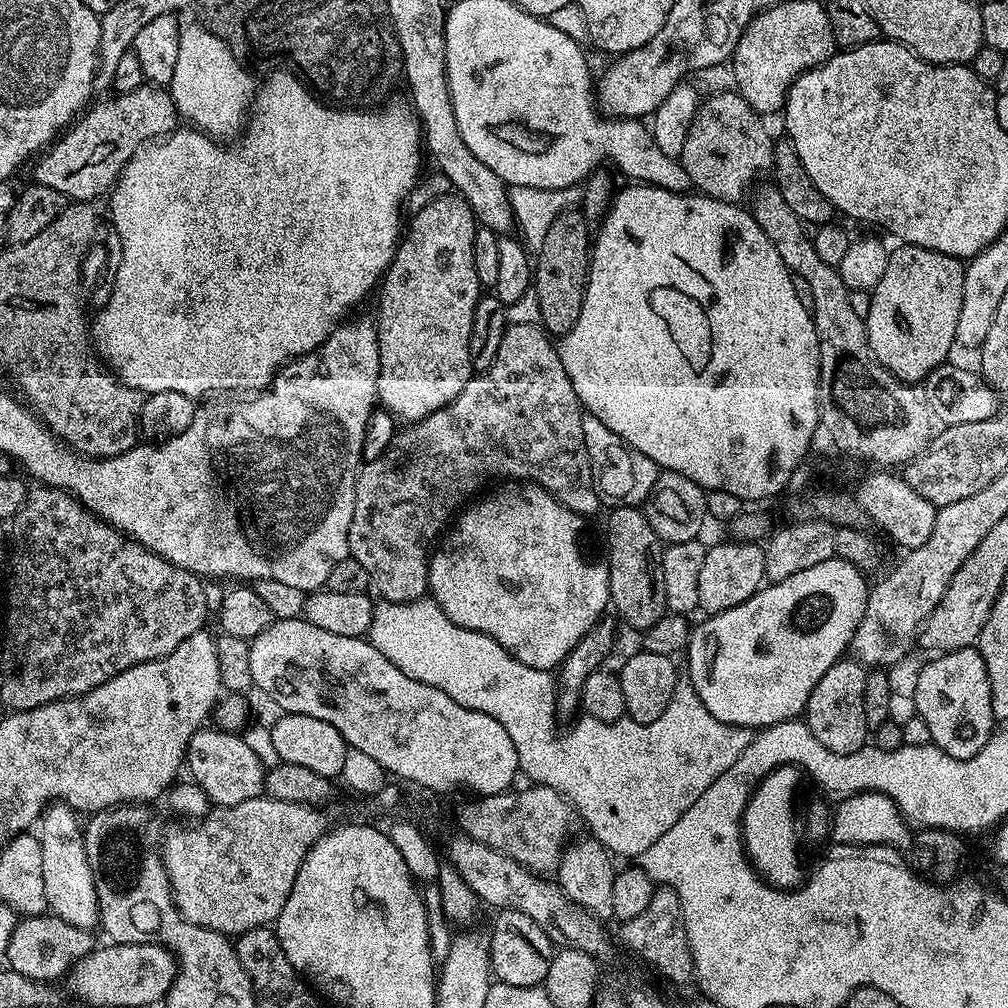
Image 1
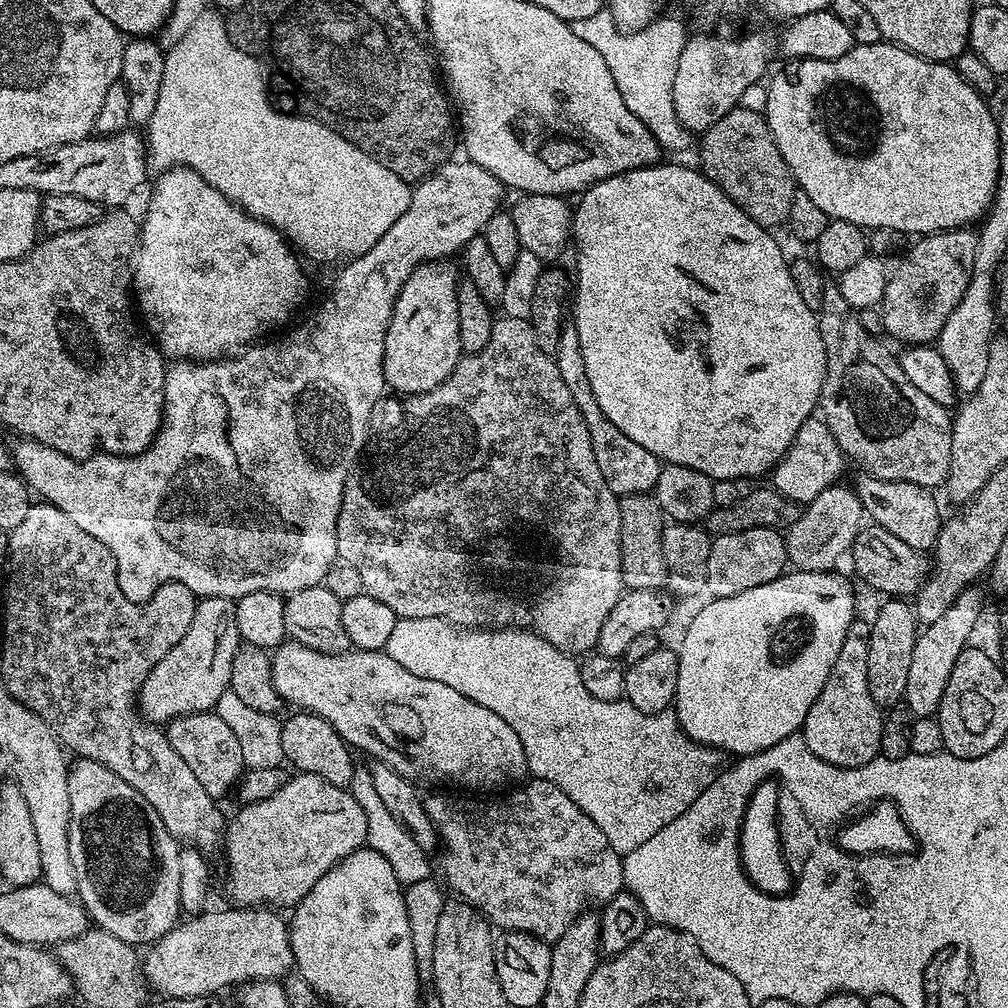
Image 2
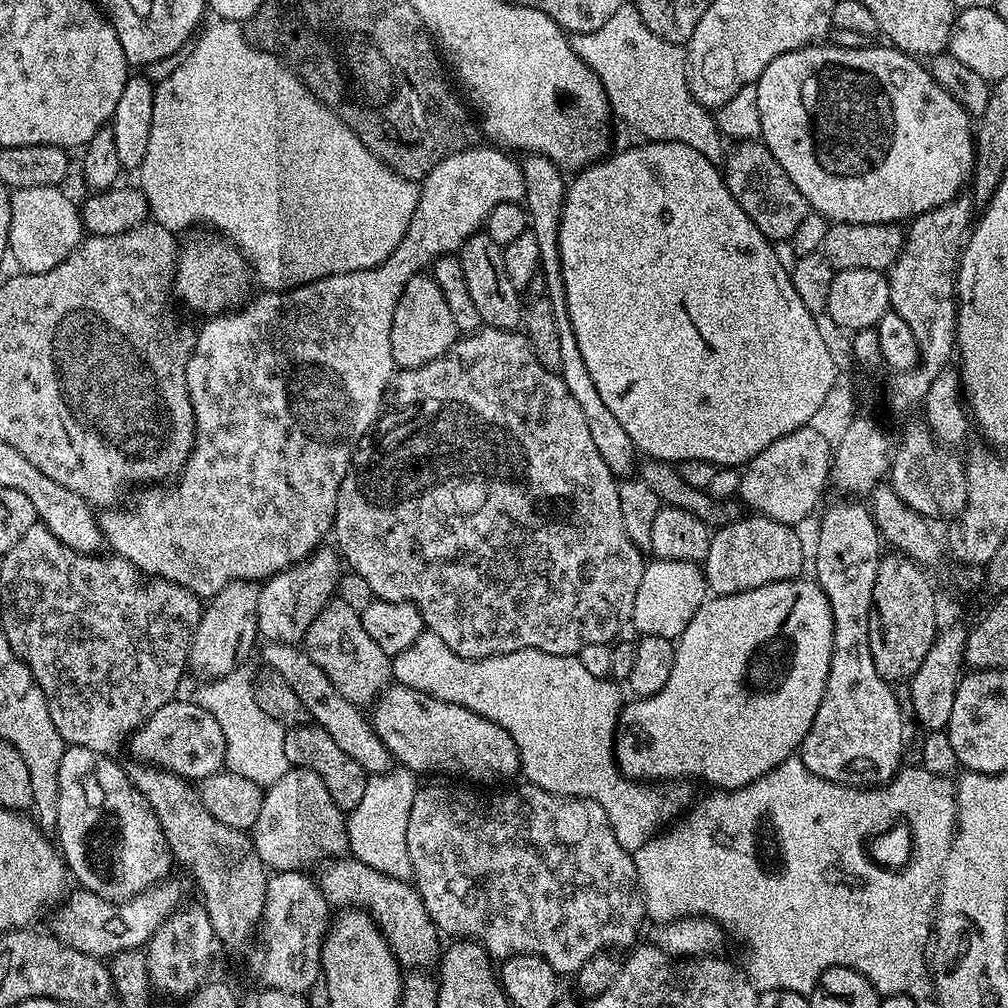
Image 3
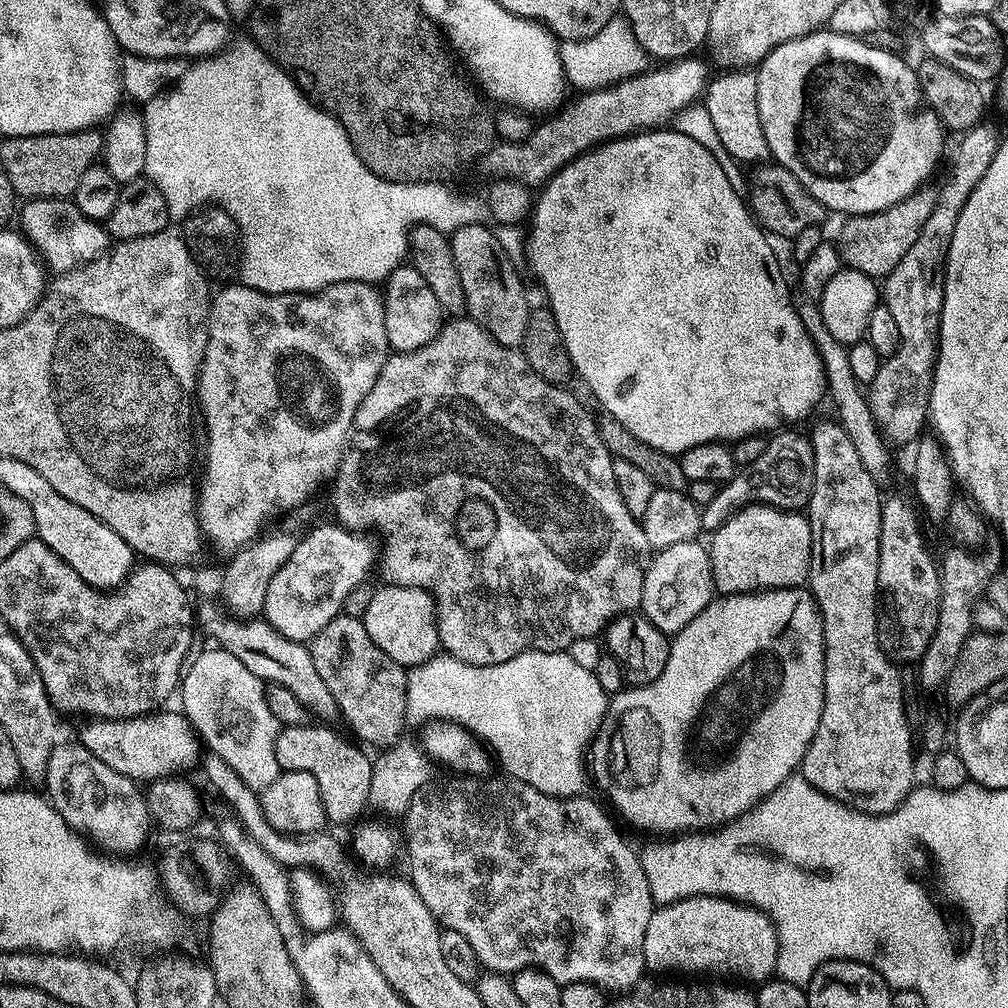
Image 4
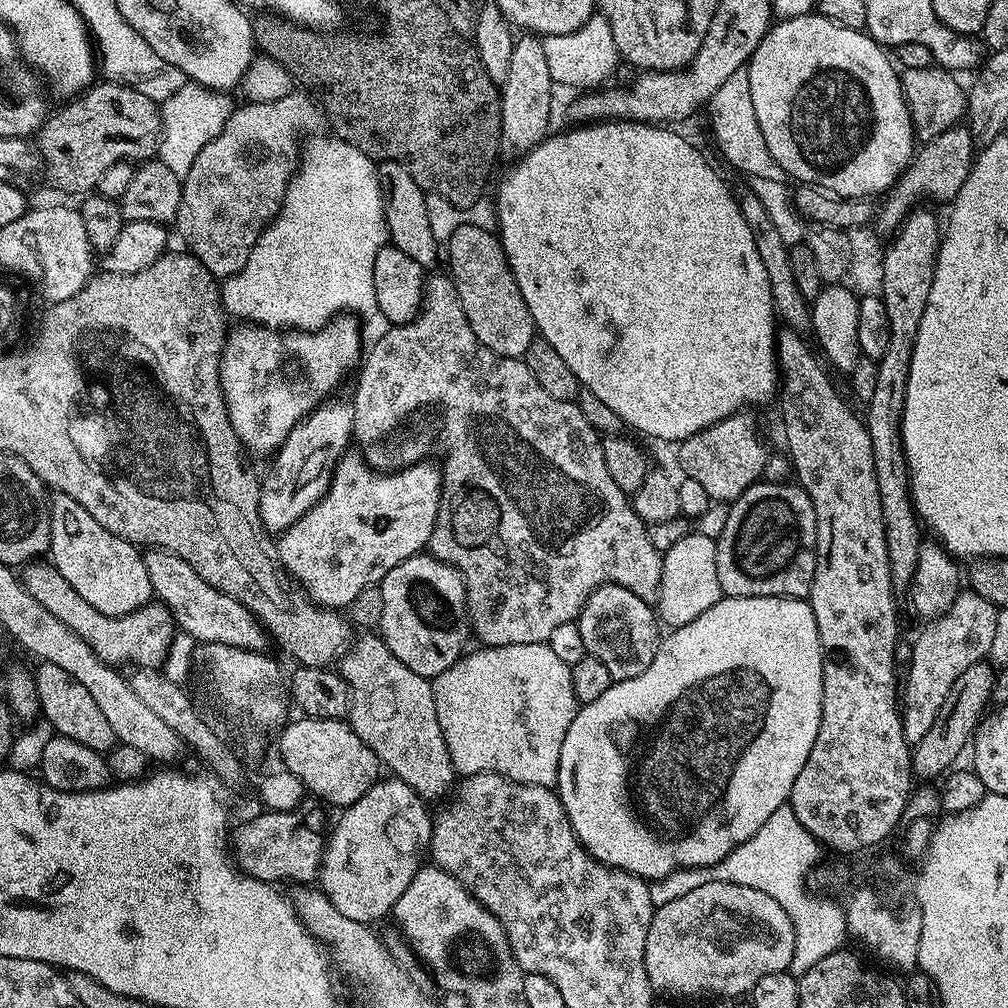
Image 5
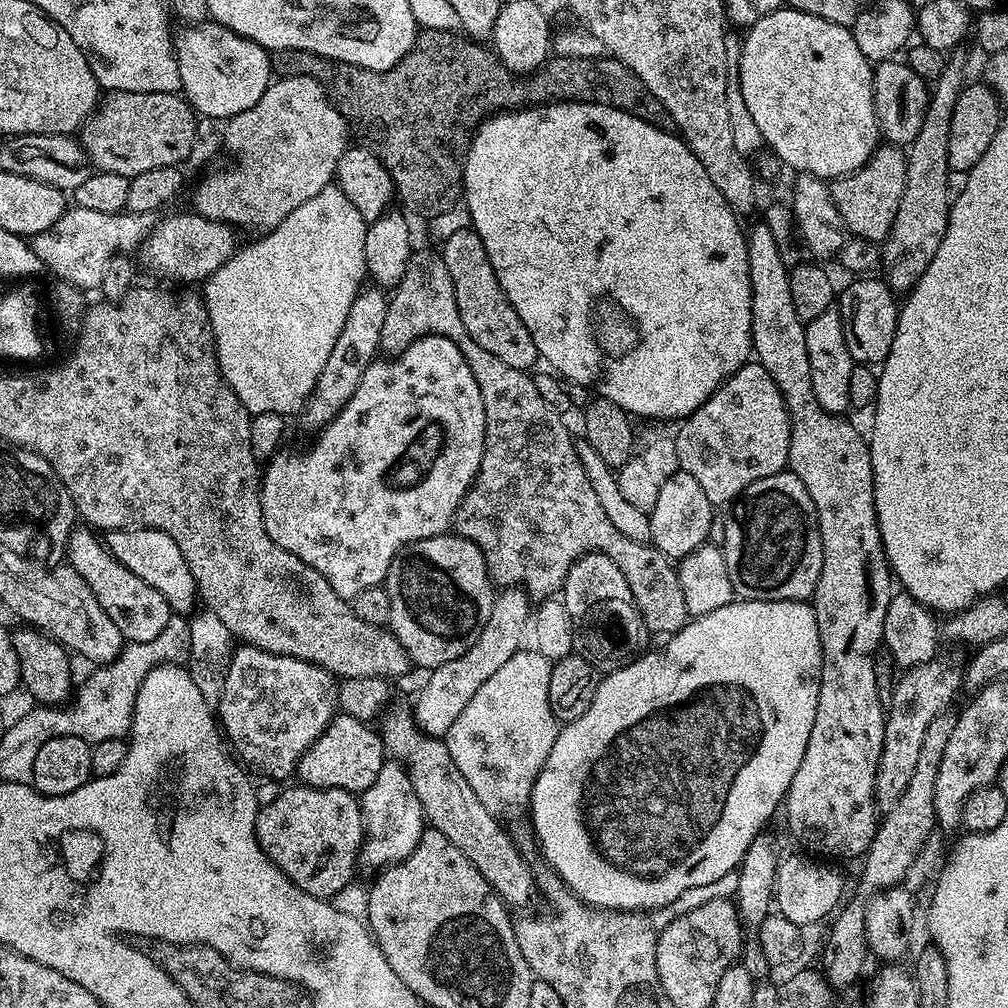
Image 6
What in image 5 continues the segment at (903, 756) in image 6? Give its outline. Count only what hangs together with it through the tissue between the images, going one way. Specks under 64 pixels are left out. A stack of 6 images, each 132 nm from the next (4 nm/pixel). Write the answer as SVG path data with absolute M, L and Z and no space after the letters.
M971 590L961 591L960 595L944 615L935 617L932 624L916 640L912 648L912 661L908 664L908 681L902 684L902 719L904 736L909 745L915 746L926 738L942 702L950 694L952 684L962 678L970 666L981 663L989 655L995 636L998 609L986 598Z

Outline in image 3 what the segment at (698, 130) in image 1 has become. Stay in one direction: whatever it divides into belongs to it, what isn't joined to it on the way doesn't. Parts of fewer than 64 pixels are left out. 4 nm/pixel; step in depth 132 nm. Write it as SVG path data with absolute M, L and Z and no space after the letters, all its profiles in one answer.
M741 139L736 149L729 151L722 160L724 181L734 194L734 202L746 210L746 214L762 230L762 234L773 242L787 241L794 234L794 229L806 218L810 211L806 198L790 182L786 170L778 166L778 158L770 154L768 147L759 139Z

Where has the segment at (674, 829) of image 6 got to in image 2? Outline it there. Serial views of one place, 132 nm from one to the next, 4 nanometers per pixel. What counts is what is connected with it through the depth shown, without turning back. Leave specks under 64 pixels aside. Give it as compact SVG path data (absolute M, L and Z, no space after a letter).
M799 570L785 571L783 576L774 578L774 582L766 582L762 586L754 586L754 590L742 590L742 594L734 594L734 598L712 598L704 604L692 616L692 621L688 624L688 629L684 632L684 641L678 644L678 655L680 661L678 662L678 686L676 687L676 698L674 701L674 711L680 729L691 738L695 744L705 744L707 748L718 748L725 754L731 754L733 757L739 758L742 756L749 756L750 754L758 754L762 750L770 750L770 746L774 746L774 742L782 742L782 738L787 736L797 735L804 727L804 719L806 714L810 714L810 706L814 706L814 698L818 698L818 694L822 694L822 686L826 686L826 678L830 678L830 670L834 666L835 660L838 658L838 650L842 650L842 642L846 642L849 632L853 631L854 624L852 619L856 616L856 592L852 589L852 584L844 576L839 576L839 571L833 570L831 572L802 572Z

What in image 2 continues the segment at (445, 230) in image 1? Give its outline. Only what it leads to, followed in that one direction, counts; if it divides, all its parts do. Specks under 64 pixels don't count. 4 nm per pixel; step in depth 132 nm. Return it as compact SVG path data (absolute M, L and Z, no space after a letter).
M447 259L426 260L410 273L394 302L386 330L384 382L405 397L434 390L461 358L458 338L458 268Z

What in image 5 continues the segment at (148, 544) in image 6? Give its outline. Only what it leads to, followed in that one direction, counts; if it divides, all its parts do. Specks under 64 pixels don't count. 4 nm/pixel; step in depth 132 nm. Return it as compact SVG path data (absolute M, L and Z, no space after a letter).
M163 550L145 551L143 557L155 599L170 610L177 629L204 644L225 643L226 646L253 650L264 648L266 632L252 612L234 598L207 584L185 560Z

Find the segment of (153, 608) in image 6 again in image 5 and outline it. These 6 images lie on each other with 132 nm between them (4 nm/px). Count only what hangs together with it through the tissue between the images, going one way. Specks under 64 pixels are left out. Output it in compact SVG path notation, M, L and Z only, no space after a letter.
M53 491L50 496L50 562L98 610L107 616L125 616L136 612L153 599L150 574L144 565L141 549L121 536L106 531L74 498Z

